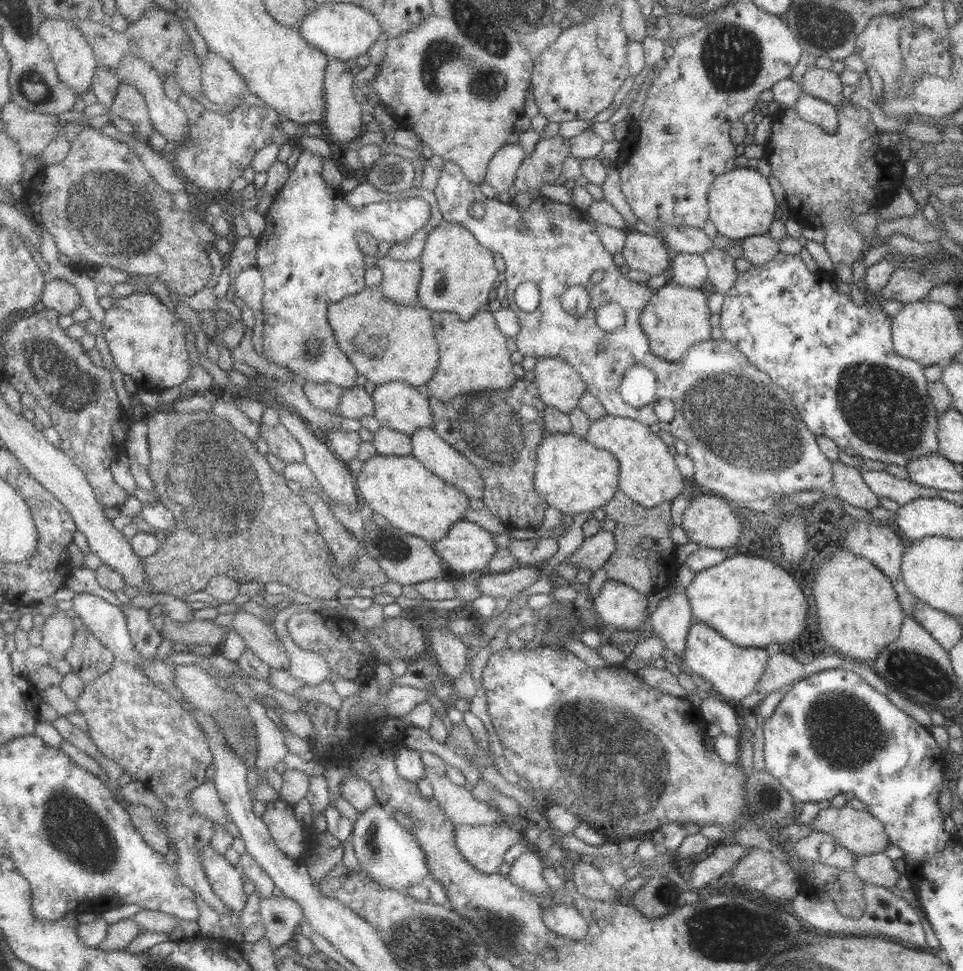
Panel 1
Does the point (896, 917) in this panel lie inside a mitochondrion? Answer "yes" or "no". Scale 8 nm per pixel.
no

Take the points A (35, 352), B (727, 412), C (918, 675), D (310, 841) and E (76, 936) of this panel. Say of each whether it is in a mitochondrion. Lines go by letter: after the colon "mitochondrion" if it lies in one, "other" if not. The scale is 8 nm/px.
A: mitochondrion
B: mitochondrion
C: mitochondrion
D: other
E: other

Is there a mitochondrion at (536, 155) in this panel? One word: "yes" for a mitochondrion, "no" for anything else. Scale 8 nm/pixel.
no

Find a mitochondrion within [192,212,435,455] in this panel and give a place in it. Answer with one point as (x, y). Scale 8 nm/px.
(311, 346)

